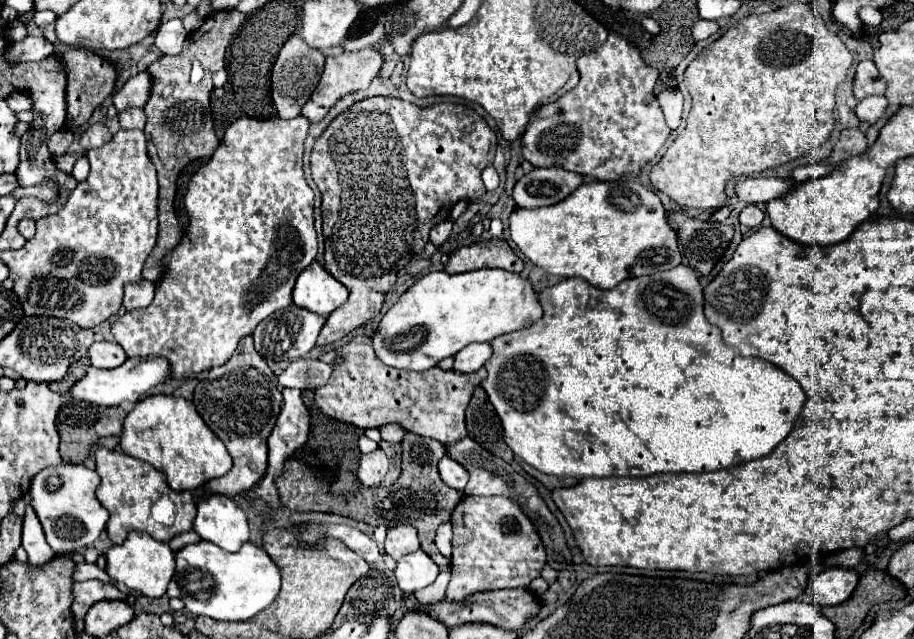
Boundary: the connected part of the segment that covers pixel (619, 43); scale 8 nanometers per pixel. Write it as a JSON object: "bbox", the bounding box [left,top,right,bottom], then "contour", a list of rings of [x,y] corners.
{"bbox":[521,33,671,181],"contour":[[[615,33],[609,35],[603,47],[579,57],[577,67],[581,73],[579,85],[531,115],[527,131],[521,137],[523,157],[535,167],[561,167],[565,171],[579,173],[585,179],[617,181],[627,173],[639,175],[671,133],[653,93],[659,73],[641,59],[639,49]]]}

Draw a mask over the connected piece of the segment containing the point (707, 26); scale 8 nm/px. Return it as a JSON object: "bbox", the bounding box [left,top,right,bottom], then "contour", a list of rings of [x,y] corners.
{"bbox":[693,19,719,41],"contour":[[[701,19],[701,21],[697,21],[697,23],[693,25],[693,39],[695,39],[695,41],[703,41],[703,39],[711,37],[711,35],[717,33],[717,31],[719,31],[719,25],[717,25],[715,21],[705,21],[705,19]]]}

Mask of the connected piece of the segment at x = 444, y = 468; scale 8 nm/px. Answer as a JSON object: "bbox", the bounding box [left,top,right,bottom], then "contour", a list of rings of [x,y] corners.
{"bbox":[439,457,469,491],"contour":[[[443,457],[441,461],[439,461],[439,475],[441,475],[441,479],[449,485],[449,487],[453,487],[453,489],[457,489],[457,491],[463,491],[465,489],[465,485],[467,485],[467,481],[469,481],[469,475],[467,475],[467,471],[457,463],[457,461],[453,461],[451,457]]]}

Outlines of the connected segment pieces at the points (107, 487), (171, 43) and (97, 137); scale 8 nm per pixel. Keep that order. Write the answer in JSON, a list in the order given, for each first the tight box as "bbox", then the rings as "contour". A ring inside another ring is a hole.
[{"bbox":[95,447,195,545],"contour":[[[99,447],[95,451],[95,463],[97,463],[97,473],[101,477],[101,485],[97,487],[97,499],[101,501],[101,505],[109,511],[109,521],[107,521],[107,535],[111,539],[113,545],[121,545],[127,537],[129,531],[145,531],[149,533],[155,541],[171,541],[173,537],[177,537],[183,531],[189,531],[193,527],[193,519],[195,519],[195,497],[185,491],[185,493],[175,493],[171,491],[171,487],[167,485],[167,479],[161,471],[157,471],[153,465],[147,465],[141,459],[129,457],[123,451],[117,449],[107,449],[107,447]],[[163,493],[167,493],[173,503],[175,503],[175,521],[173,525],[163,525],[157,523],[151,517],[151,505],[153,501],[157,501]]]},{"bbox":[155,19,187,55],"contour":[[[175,19],[175,23],[163,23],[161,29],[157,31],[155,45],[161,49],[165,55],[179,55],[183,49],[183,41],[187,37],[187,31],[183,29],[183,23]]]},{"bbox":[79,125,111,149],"contour":[[[91,125],[79,139],[79,143],[83,143],[85,149],[91,149],[91,147],[101,147],[105,145],[107,141],[111,139],[111,133],[107,131],[105,125]]]}]

